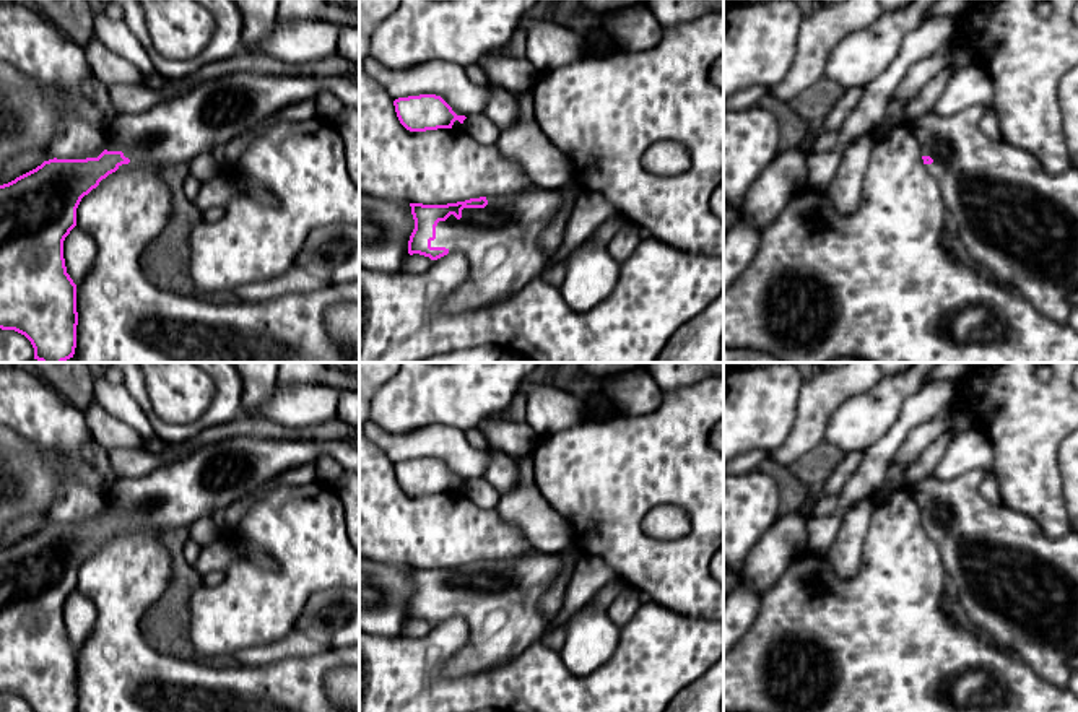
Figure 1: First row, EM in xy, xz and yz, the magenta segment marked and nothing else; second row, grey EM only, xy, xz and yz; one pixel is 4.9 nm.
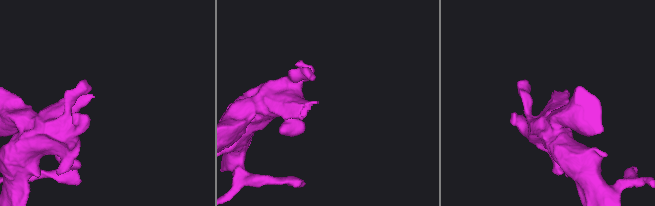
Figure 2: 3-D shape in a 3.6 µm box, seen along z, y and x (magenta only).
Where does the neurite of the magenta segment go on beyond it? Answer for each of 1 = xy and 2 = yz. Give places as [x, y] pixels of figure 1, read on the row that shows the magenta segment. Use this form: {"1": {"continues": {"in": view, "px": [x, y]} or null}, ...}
{"1": {"continues": {"in": "xy", "px": [213, 112]}}, "2": {"continues": {"in": "yz", "px": [1018, 221]}}}

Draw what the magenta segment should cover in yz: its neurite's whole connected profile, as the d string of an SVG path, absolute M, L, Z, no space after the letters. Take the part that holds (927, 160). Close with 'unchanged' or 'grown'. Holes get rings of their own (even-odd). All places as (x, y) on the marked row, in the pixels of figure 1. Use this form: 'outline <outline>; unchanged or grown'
outline M972 106L951 117L938 117L933 112L924 114L911 120L909 124L919 140L920 154L927 172L940 184L948 223L956 232L958 239L966 247L967 254L972 257L972 260L980 263L985 270L985 275L989 275L993 281L1026 297L1041 314L1044 314L1050 320L1057 323L1068 323L1070 312L1073 309L1068 296L1075 289L1078 289L1078 166L1071 164L1067 171L1057 176L1049 174L1037 161L1037 158L1031 153L1003 140L989 138L979 127L984 112L985 107Z; grown

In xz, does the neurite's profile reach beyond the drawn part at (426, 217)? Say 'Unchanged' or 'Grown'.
Grown

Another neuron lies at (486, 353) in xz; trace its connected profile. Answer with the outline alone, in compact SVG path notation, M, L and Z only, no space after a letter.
M481 345L467 349L455 349L444 354L434 354L418 363L498 363L502 349L496 345Z

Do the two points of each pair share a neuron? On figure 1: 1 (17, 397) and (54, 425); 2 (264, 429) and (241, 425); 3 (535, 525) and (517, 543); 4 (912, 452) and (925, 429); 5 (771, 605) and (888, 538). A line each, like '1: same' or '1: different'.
1: same
2: same
3: different
4: same
5: same

